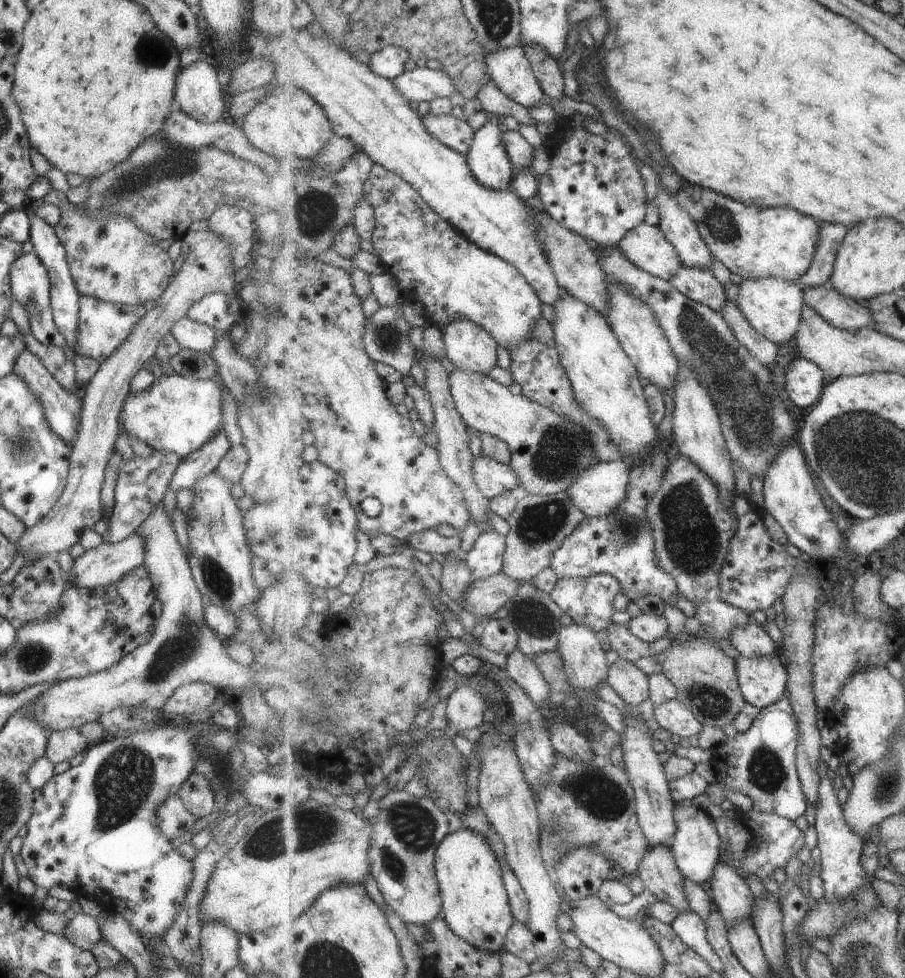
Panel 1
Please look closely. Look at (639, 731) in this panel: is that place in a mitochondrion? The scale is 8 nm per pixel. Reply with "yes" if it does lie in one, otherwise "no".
no

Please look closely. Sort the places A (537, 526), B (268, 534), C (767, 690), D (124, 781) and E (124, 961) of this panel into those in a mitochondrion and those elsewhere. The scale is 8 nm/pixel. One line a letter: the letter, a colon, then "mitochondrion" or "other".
A: mitochondrion
B: mitochondrion
C: other
D: mitochondrion
E: other

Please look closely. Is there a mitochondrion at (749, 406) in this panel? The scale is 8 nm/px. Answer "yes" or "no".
yes

